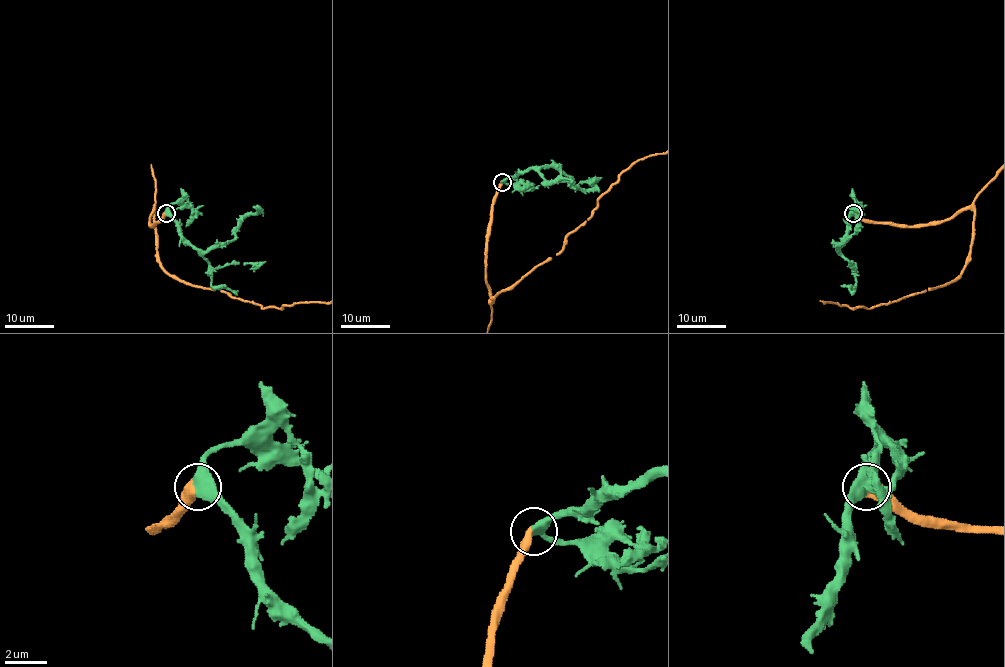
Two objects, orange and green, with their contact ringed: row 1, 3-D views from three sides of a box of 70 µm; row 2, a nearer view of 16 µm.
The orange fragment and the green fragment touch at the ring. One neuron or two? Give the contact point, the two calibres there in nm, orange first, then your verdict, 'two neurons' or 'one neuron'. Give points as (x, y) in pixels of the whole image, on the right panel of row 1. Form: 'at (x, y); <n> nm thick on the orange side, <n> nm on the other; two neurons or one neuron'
at (853, 213); 480 nm thick on the orange side, 500 nm on the other; one neuron

